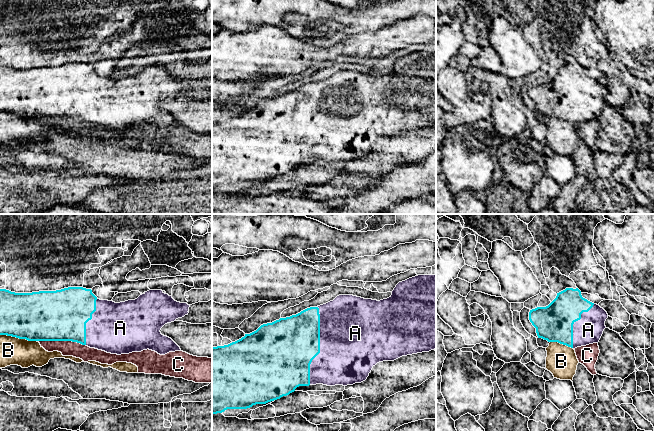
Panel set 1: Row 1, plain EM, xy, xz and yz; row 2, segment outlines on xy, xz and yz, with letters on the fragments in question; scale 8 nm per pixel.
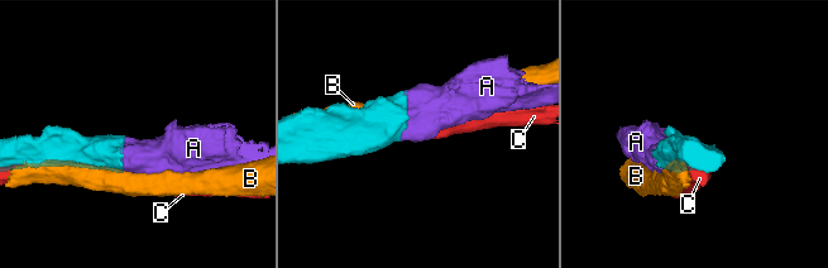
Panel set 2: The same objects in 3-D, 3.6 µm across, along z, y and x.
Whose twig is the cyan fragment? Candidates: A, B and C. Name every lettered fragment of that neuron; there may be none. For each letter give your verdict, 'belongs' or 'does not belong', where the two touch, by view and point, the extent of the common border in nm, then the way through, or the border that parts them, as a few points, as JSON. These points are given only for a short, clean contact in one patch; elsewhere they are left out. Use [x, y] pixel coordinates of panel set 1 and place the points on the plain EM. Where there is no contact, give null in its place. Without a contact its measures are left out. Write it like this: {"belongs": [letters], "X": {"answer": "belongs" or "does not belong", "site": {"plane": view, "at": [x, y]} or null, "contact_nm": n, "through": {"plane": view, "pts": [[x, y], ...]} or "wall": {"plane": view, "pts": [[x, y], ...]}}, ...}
{"belongs": ["A"], "A": {"answer": "belongs", "site": {"plane": "xz", "at": [319, 121]}, "contact_nm": 650}, "B": {"answer": "does not belong", "site": {"plane": "xy", "at": [18, 113]}, "contact_nm": 300}, "C": {"answer": "does not belong", "site": {"plane": "xy", "at": [61, 116]}, "contact_nm": 400}}

